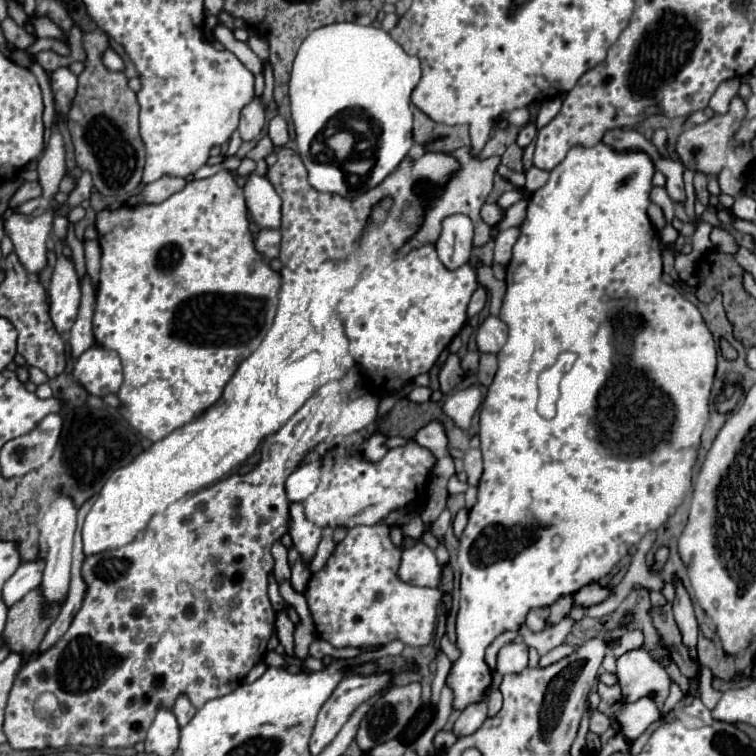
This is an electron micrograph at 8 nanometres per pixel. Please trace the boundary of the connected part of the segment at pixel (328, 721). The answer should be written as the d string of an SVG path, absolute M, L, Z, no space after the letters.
M359 673L345 675L343 681L335 687L333 695L327 699L327 703L325 703L325 705L321 707L321 711L319 711L317 725L315 725L311 743L309 743L311 755L319 755L319 753L337 737L339 729L347 723L347 717L351 717L351 713L353 713L363 701L369 701L373 695L381 693L381 691L387 689L391 683L393 683L393 673L371 673L371 675L367 675L367 677L363 677L363 675L359 675Z

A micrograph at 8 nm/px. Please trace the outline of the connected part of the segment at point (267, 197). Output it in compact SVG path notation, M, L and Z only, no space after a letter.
M251 173L243 187L247 209L259 227L279 229L281 223L281 197L275 193L267 177Z

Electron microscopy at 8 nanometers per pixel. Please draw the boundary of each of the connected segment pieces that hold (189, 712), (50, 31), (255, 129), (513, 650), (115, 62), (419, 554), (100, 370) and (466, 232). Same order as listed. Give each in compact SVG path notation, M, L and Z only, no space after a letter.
M179 695L179 697L177 697L177 701L175 701L175 705L173 705L173 713L177 715L177 721L179 721L181 727L191 721L191 717L195 715L195 711L197 711L197 709L191 705L191 701L189 701L187 695Z
M31 15L29 23L35 27L37 37L53 37L53 39L59 39L59 41L67 43L67 37L63 35L63 31L49 17L45 17L45 15Z
M253 97L253 101L249 105L245 105L243 113L241 113L239 133L241 133L243 141L255 139L261 133L263 125L265 125L265 105L263 105L261 97Z
M507 643L497 653L497 671L505 673L519 673L527 667L527 645L525 643Z
M107 49L107 51L105 51L105 55L103 55L103 63L105 63L105 67L111 69L111 71L125 71L125 63L123 63L123 59L121 59L113 49Z
M421 539L409 547L403 549L401 567L397 575L411 585L423 585L423 587L439 587L441 583L441 565L433 553Z
M91 345L73 365L73 377L97 397L117 393L123 383L119 355L101 345Z
M451 215L443 221L443 231L435 245L439 261L455 271L465 265L473 249L473 225L467 215Z

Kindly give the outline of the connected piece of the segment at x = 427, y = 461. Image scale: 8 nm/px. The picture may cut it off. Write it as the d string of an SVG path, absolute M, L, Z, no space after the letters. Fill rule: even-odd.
M335 423L328 437L321 443L329 443L329 449L325 449L320 455L318 443L305 457L303 463L313 463L319 461L319 487L315 489L313 495L309 495L303 501L305 515L309 521L319 525L321 529L325 527L355 527L355 525L375 525L377 521L385 519L393 509L399 509L413 499L417 499L423 489L427 489L429 473L433 469L433 455L425 449L419 447L417 443L409 443L407 447L397 447L389 449L385 459L379 463L369 463L365 461L359 450L360 442L351 442L351 433L345 435L341 441L335 441ZM352 446L352 453L351 453ZM387 461L391 461L391 471L387 467Z

